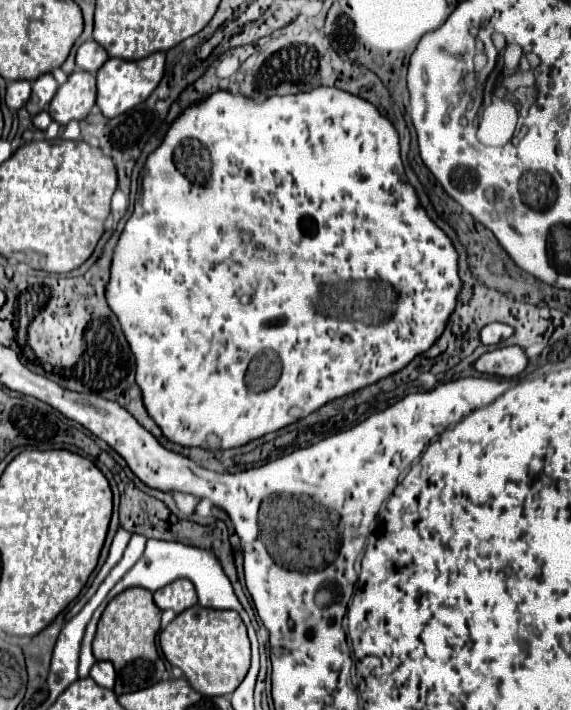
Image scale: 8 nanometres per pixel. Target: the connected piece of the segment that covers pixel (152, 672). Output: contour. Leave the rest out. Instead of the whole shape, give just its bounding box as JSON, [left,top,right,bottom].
[94,588,164,694]

